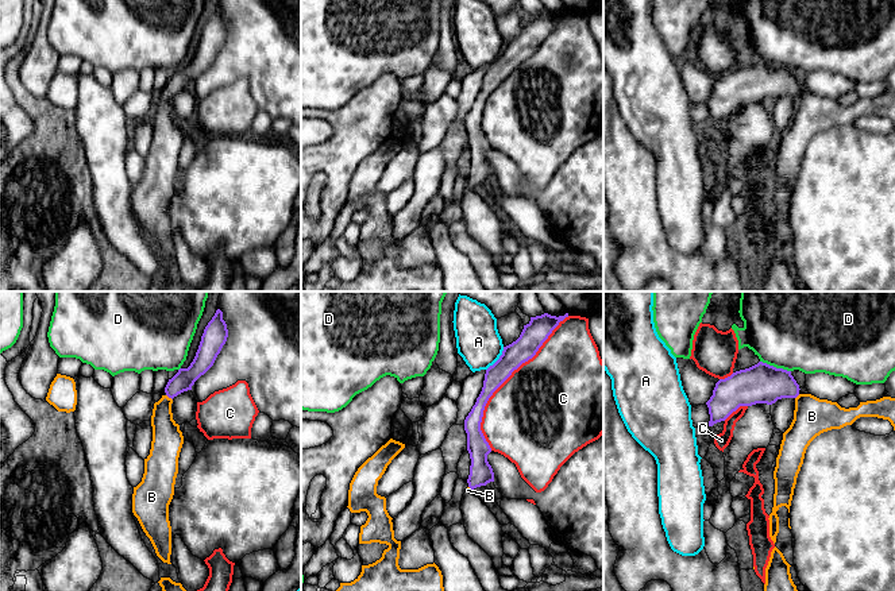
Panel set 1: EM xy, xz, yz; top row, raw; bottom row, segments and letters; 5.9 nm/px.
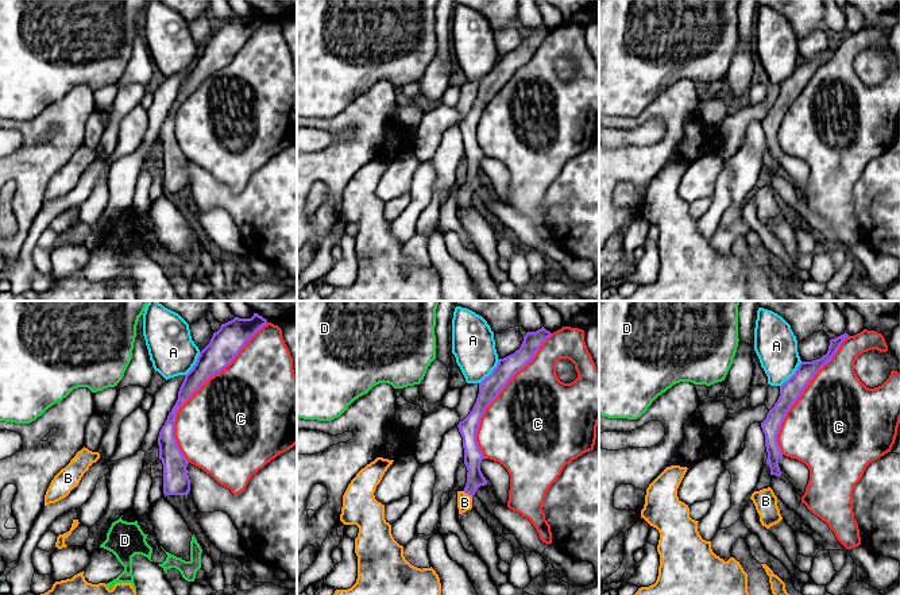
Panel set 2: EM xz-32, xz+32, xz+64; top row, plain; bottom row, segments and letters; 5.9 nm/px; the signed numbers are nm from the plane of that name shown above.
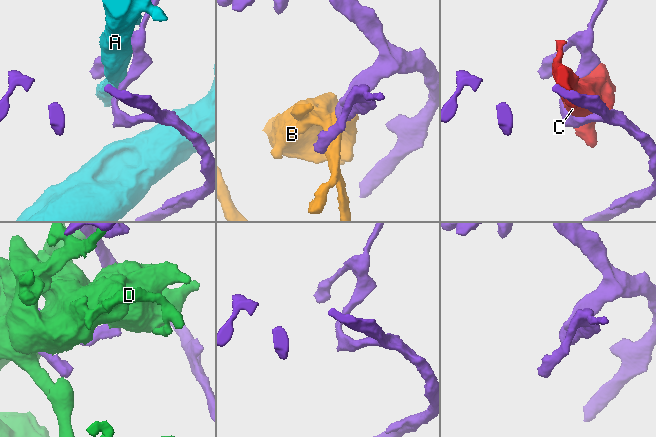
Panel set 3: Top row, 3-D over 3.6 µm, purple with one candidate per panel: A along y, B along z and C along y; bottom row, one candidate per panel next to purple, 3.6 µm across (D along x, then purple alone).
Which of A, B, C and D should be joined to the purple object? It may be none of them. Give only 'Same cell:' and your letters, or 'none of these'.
Same cell: B

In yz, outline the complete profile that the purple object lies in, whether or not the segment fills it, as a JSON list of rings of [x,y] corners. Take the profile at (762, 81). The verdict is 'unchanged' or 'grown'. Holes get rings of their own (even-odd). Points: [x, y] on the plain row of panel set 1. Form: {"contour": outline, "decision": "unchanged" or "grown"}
{"contour": [[[767,61],[733,70],[715,81],[713,93],[706,100],[709,124],[725,119],[740,104],[756,101],[772,103],[782,96],[794,96],[795,108],[790,125],[783,131],[776,165],[774,169],[775,192],[769,212],[769,235],[776,240],[779,215],[776,209],[790,204],[796,175],[810,140],[823,130],[852,123],[860,115],[888,117],[895,128],[895,96],[883,94],[860,100],[857,105],[841,105],[837,100],[819,97],[811,92],[801,92],[799,82],[791,69]]], "decision": "grown"}

